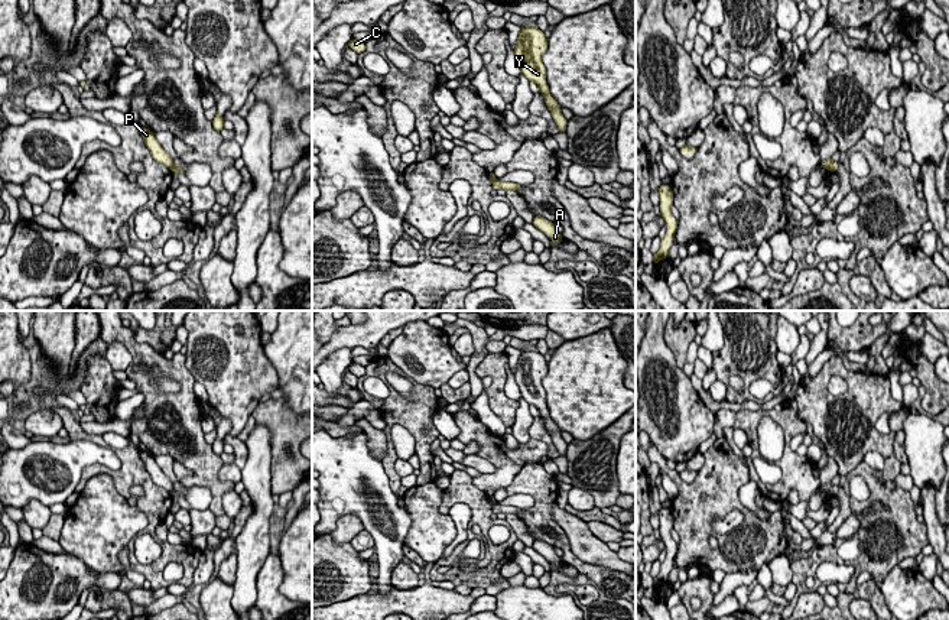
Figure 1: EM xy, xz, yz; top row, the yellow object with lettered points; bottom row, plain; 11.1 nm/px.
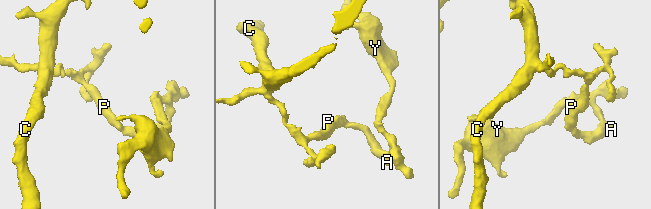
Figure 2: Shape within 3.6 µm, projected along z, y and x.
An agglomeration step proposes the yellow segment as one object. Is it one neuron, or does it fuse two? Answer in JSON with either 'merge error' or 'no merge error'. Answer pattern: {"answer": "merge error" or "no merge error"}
{"answer": "merge error"}

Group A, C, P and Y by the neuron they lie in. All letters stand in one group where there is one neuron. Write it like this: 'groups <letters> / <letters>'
groups A Y / C P

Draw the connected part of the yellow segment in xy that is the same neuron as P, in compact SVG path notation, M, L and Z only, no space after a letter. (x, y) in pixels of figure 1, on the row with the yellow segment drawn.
M140 127L140 134L146 143L146 147L150 150L152 158L168 166L169 169L173 166L173 159L168 155L168 152L160 146L153 132L147 127Z

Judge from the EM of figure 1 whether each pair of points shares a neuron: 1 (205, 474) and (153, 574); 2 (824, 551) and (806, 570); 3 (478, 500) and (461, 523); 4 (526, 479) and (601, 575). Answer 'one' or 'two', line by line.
1: two
2: one
3: two
4: one

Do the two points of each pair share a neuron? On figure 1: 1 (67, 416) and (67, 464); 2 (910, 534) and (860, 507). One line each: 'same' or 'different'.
1: different
2: same

